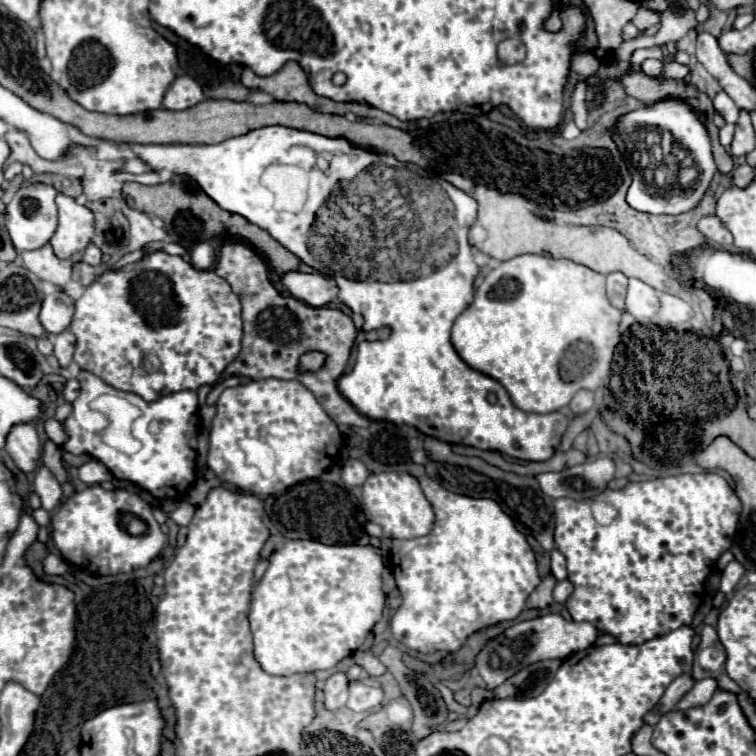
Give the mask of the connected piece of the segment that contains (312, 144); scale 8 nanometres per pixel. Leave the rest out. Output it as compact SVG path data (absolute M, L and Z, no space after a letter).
M263 126L211 146L123 144L123 148L135 150L139 158L157 172L171 170L191 176L223 210L239 214L251 224L267 230L301 262L311 266L313 256L307 248L309 230L315 222L317 208L331 196L337 182L353 180L369 162L389 162L389 166L401 164L393 156L357 148L345 138L329 138L285 126Z

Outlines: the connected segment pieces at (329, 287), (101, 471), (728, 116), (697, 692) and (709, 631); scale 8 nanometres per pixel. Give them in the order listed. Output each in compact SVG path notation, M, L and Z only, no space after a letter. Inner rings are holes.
M295 270L295 272L285 272L281 282L291 292L291 296L309 306L327 306L337 298L335 280L323 274L305 274Z
M89 460L87 464L83 464L79 468L79 478L85 484L99 484L99 482L107 482L113 480L113 474L109 472L109 468L105 464L101 464L99 460Z
M719 92L719 94L715 96L713 108L715 108L715 110L725 118L725 122L729 122L729 124L733 124L733 122L737 120L737 116L739 116L737 104L735 104L725 92Z
M703 678L699 682L695 682L695 686L679 700L677 710L687 710L693 706L703 706L711 700L711 696L717 690L717 682L713 678Z
M705 626L705 628L703 628L703 632L701 632L701 644L699 644L699 648L713 646L717 640L719 640L719 636L717 636L717 630L715 630L713 626Z

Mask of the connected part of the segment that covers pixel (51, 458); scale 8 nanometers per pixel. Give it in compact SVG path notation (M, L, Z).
M49 440L45 444L45 450L43 450L43 464L53 472L53 476L63 484L67 480L67 470L63 466L63 460L61 460L61 450Z

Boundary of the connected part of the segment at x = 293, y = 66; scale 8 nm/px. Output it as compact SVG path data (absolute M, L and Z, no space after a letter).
M287 62L279 72L271 74L271 76L257 76L251 68L243 68L243 74L241 74L241 82L243 86L247 88L257 88L257 90L263 90L267 94L271 94L275 100L285 100L285 102L303 102L307 104L309 108L317 110L317 112L329 112L329 114L355 114L355 116L371 116L371 118L381 118L385 124L391 124L393 128L401 128L401 130L409 130L409 124L407 122L401 122L399 118L395 116L389 116L377 108L371 108L367 104L355 104L355 102L335 102L335 100L329 100L329 98L323 98L323 96L317 96L309 82L307 82L307 74L303 72L303 68L299 66L299 62Z

